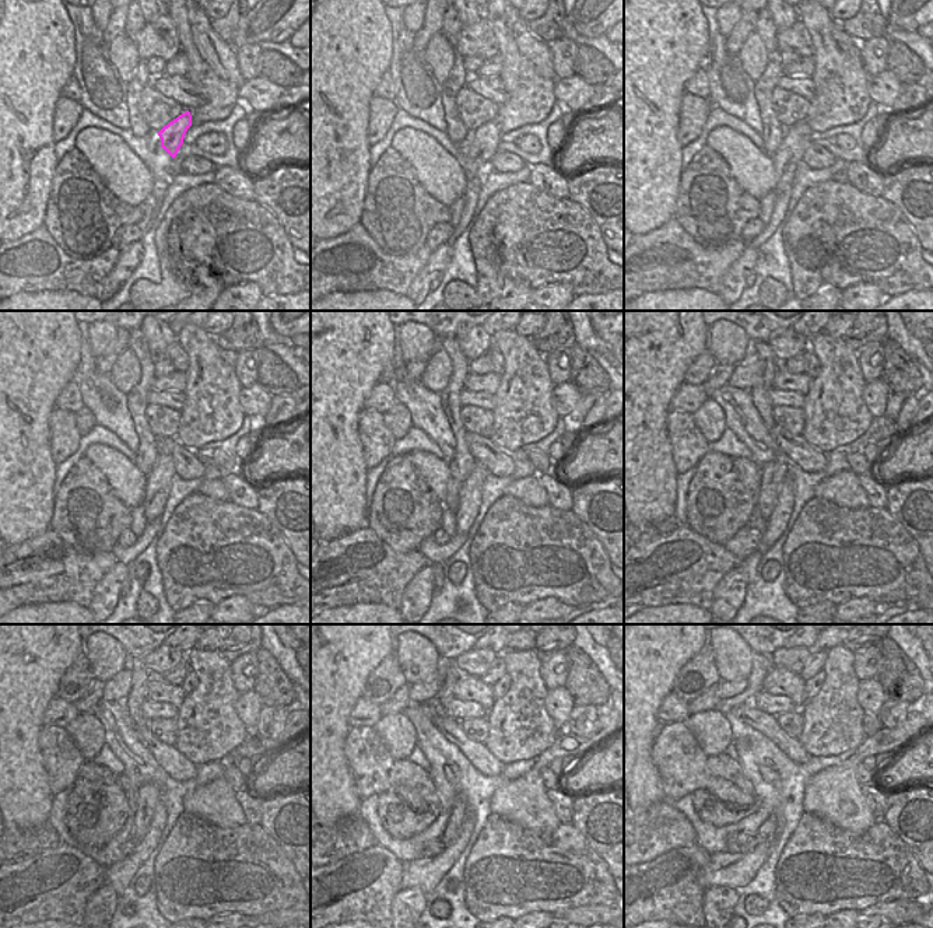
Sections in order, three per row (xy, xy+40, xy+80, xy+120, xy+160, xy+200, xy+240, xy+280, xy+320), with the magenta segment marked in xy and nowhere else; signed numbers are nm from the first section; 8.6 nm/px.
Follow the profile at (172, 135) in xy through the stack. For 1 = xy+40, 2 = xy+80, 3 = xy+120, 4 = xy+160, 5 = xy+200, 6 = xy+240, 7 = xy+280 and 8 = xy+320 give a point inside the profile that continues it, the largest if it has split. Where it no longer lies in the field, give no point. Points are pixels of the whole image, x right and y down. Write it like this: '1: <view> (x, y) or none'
1: xy+40 (477, 149)
2: xy+80 (788, 158)
3: xy+120 (158, 482)
4: xy+160 (470, 491)
5: xy+200 (777, 522)
6: xy+240 (143, 848)
7: xy+280 (451, 853)
8: xy+320 (761, 853)

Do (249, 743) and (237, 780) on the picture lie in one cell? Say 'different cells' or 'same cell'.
different cells

